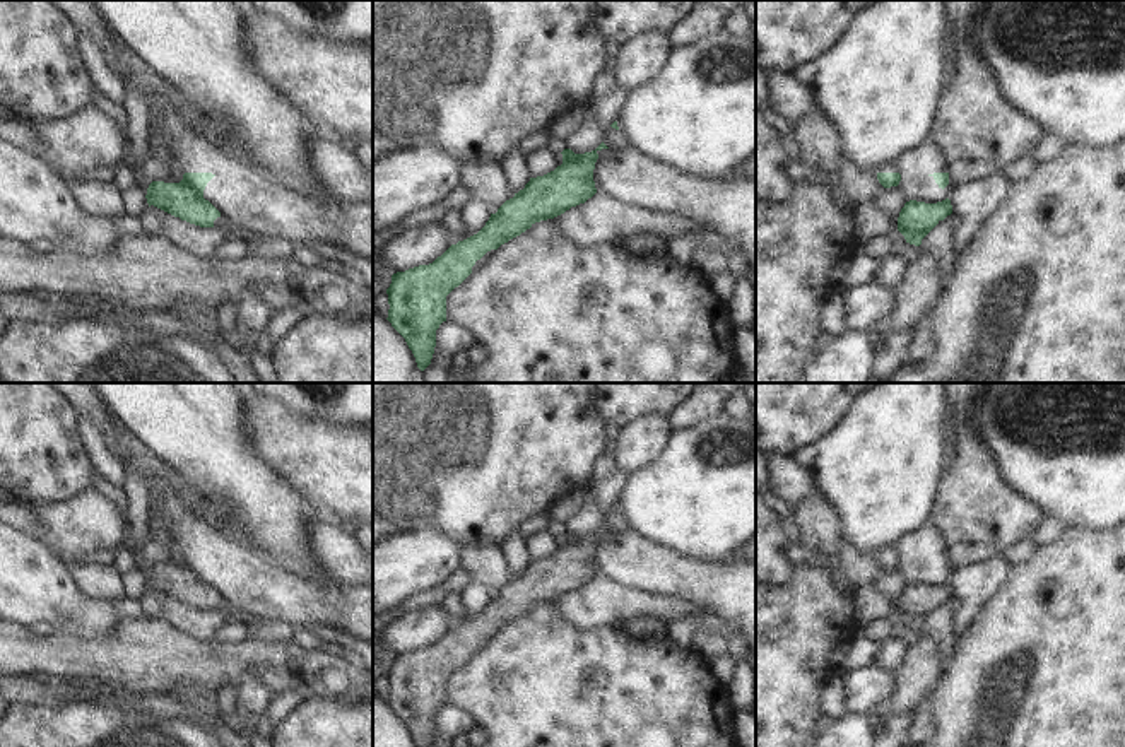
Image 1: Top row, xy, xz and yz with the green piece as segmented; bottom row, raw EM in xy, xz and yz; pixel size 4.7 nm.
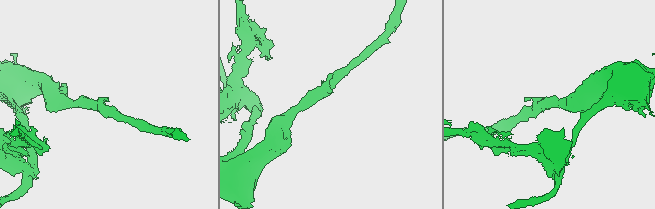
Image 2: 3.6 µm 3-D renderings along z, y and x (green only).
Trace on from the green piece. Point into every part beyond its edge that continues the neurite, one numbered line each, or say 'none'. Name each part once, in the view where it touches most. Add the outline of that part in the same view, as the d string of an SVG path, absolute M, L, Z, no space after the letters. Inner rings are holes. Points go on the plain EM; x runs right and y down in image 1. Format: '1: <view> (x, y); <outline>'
none

